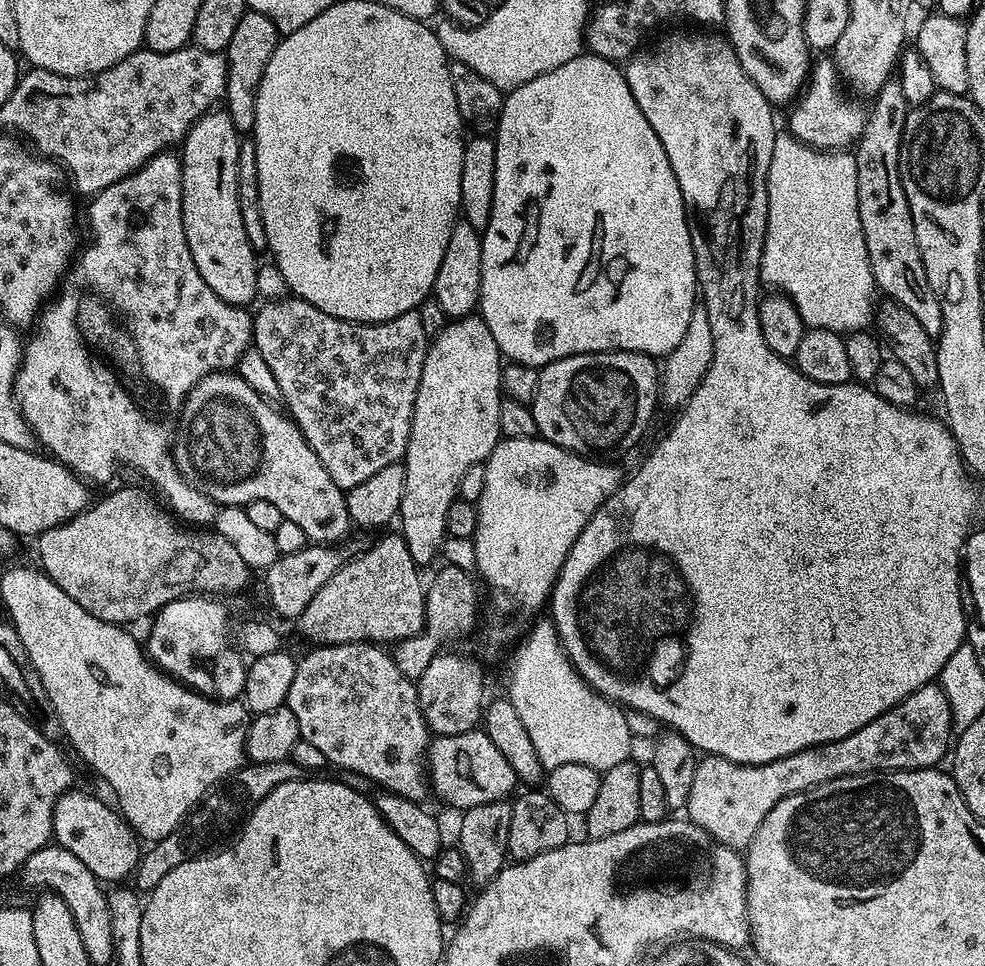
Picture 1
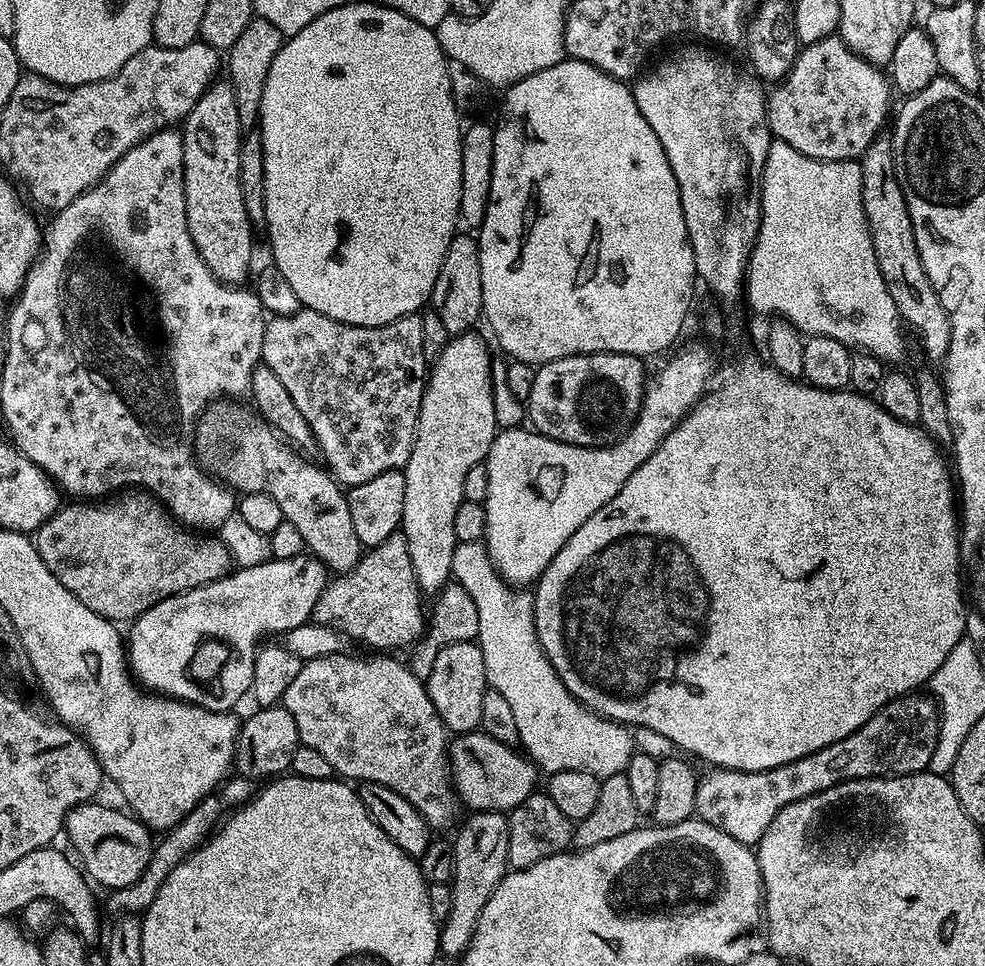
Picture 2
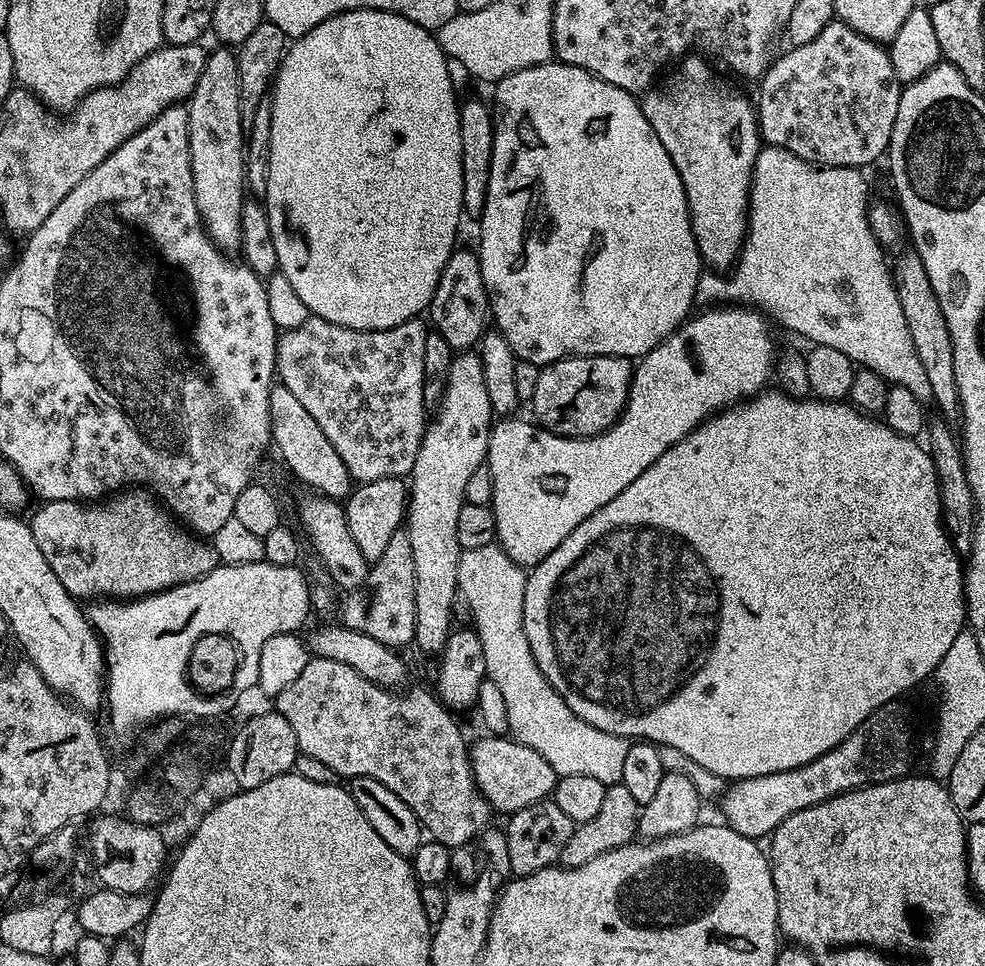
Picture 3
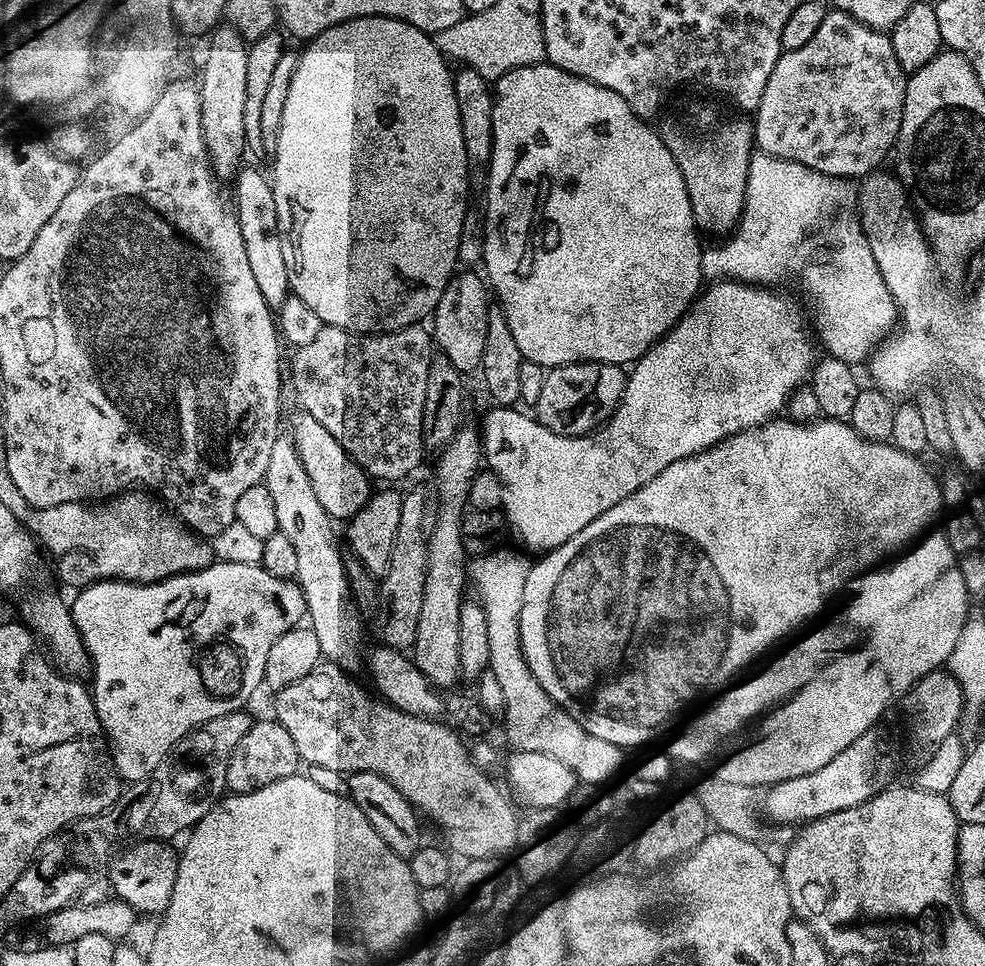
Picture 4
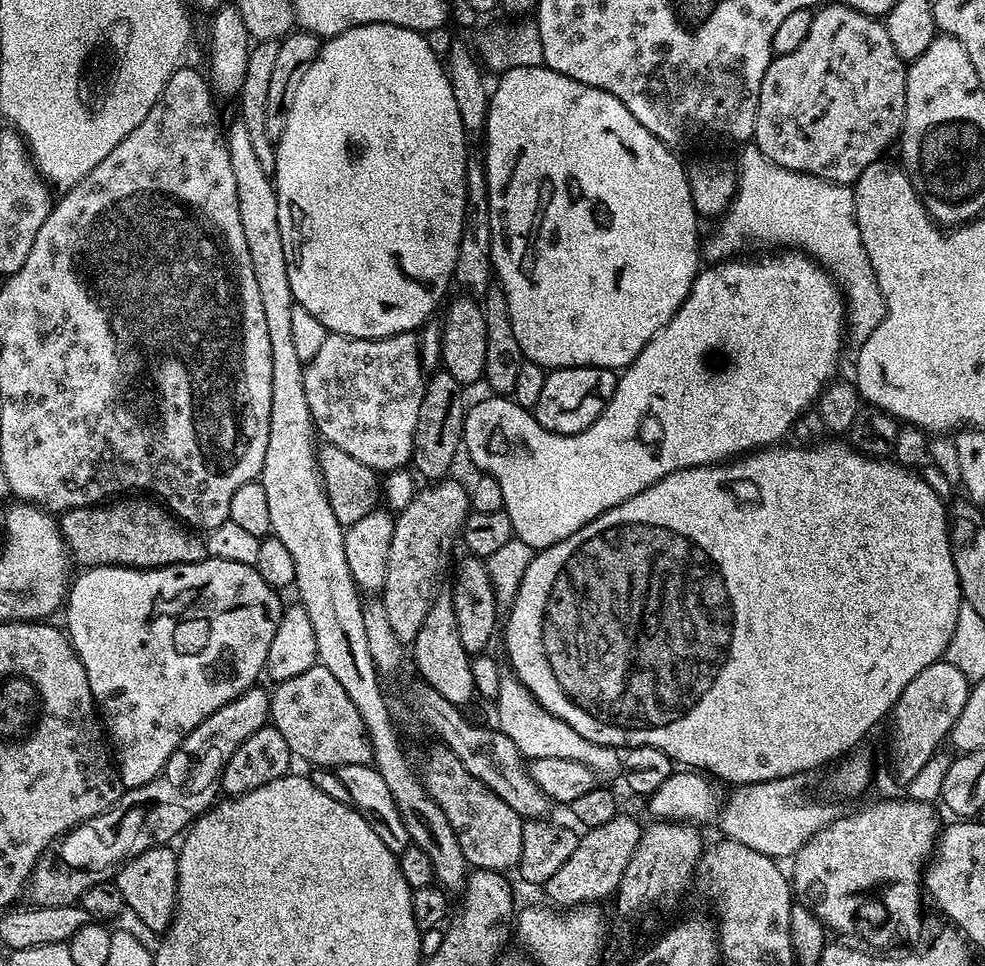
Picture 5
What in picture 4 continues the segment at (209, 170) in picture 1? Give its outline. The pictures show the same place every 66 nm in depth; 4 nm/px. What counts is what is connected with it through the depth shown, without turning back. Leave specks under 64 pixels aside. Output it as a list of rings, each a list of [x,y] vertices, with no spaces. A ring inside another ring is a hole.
[[[227,22],[212,29],[207,37],[204,65],[200,68],[200,110],[202,138],[206,142],[208,158],[217,179],[231,179],[241,165],[240,156],[247,144],[242,130],[242,114],[246,107],[246,54],[248,44]]]

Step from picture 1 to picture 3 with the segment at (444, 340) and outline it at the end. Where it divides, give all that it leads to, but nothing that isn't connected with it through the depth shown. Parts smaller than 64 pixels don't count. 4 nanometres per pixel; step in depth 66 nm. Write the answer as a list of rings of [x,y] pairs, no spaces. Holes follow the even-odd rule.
[[[464,350],[453,359],[448,375],[444,397],[438,405],[440,413],[436,421],[424,430],[422,446],[410,473],[406,531],[410,538],[410,554],[414,554],[414,626],[416,627],[415,647],[424,652],[440,654],[448,642],[448,633],[453,631],[452,607],[458,604],[458,589],[462,584],[460,575],[460,554],[458,542],[459,512],[465,502],[466,482],[474,470],[485,467],[488,459],[488,439],[492,433],[494,413],[490,397],[486,394],[486,378],[482,378],[482,362],[472,350]]]

